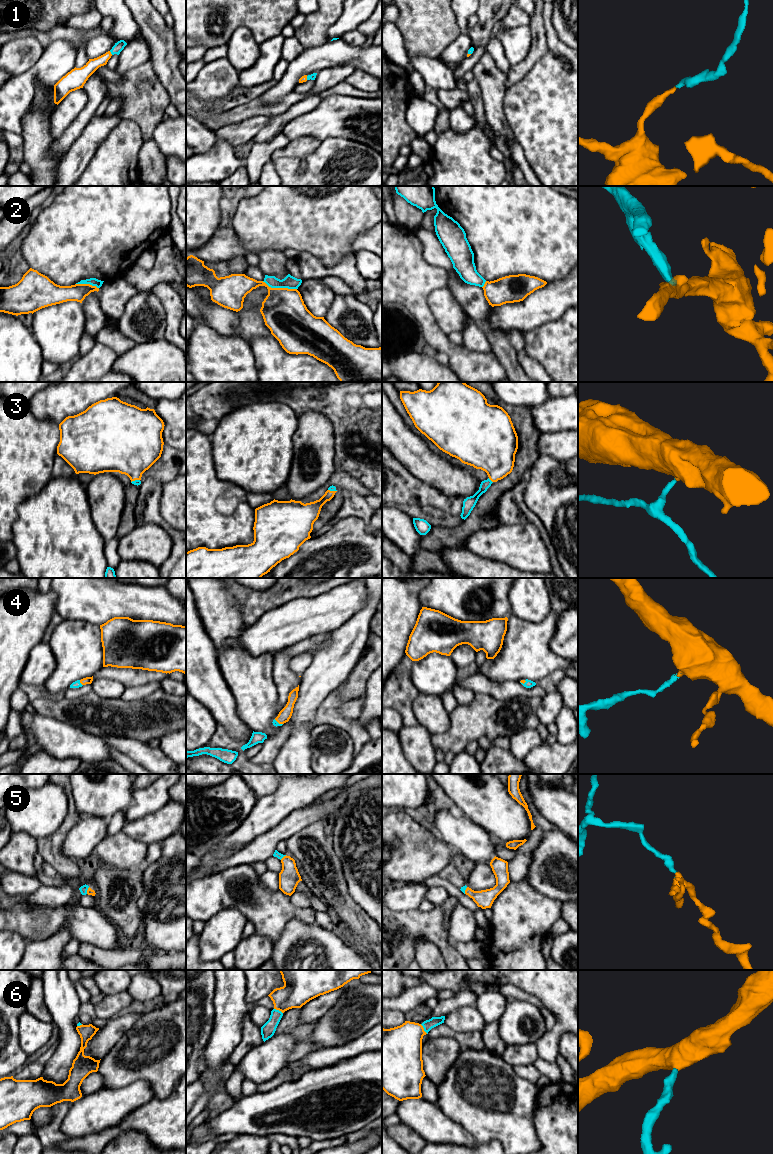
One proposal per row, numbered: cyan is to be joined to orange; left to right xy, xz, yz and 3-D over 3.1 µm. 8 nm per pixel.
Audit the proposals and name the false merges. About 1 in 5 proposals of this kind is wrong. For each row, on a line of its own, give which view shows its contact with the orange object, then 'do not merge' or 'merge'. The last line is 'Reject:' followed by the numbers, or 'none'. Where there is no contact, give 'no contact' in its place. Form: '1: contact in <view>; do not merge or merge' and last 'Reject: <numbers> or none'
1: contact in xy; merge
2: contact in xz; do not merge
3: contact in yz; merge
4: contact in xy; merge
5: contact in xz; merge
6: contact in yz; merge
Reject: 2

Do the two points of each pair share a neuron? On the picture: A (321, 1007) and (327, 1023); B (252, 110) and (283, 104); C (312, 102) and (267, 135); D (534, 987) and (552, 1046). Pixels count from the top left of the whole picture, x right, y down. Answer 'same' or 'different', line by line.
A: different
B: same
C: same
D: same

